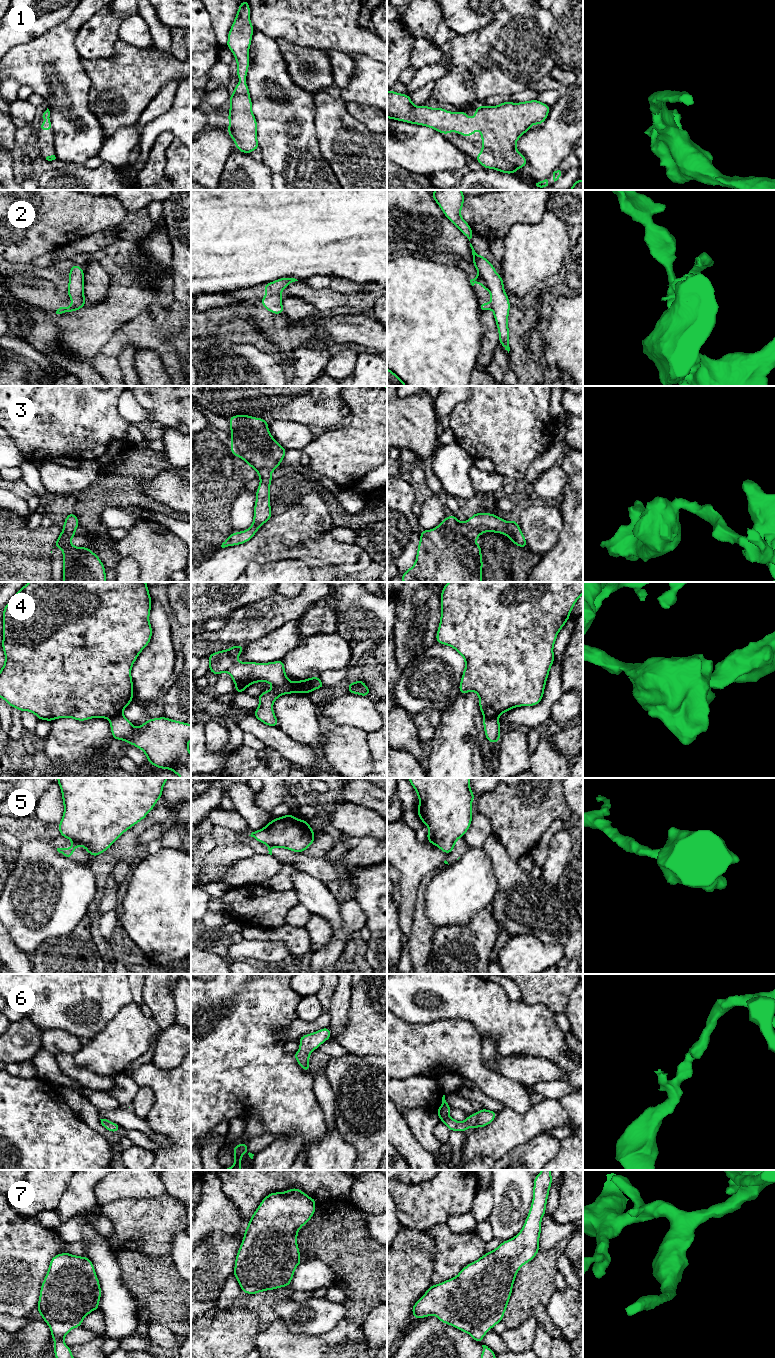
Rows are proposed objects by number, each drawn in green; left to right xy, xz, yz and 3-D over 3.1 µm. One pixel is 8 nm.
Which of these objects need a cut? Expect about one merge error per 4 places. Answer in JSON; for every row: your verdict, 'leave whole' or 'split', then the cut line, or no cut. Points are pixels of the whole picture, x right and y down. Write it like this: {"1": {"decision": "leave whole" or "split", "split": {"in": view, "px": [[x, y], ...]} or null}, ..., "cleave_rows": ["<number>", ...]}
{"1": {"decision": "leave whole", "split": null}, "2": {"decision": "split", "split": {"in": "xz", "px": [[279, 294], [267, 296]]}}, "3": {"decision": "leave whole", "split": null}, "4": {"decision": "split", "split": {"in": "yz", "px": [[484, 715], [497, 718]]}}, "5": {"decision": "split", "split": {"in": "xy", "px": [[73, 841], [79, 844]]}}, "6": {"decision": "leave whole", "split": null}, "7": {"decision": "leave whole", "split": null}, "cleave_rows": ["2", "4", "5"]}

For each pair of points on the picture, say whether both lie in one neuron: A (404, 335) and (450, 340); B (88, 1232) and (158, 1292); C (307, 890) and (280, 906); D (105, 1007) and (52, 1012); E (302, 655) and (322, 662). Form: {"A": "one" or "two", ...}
{"A": "one", "B": "two", "C": "two", "D": "one", "E": "one"}

